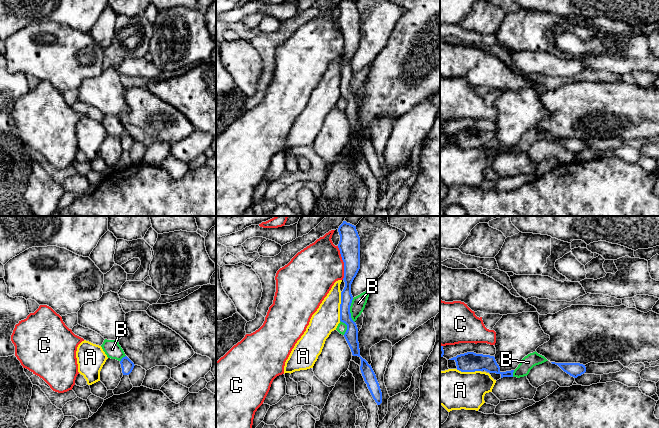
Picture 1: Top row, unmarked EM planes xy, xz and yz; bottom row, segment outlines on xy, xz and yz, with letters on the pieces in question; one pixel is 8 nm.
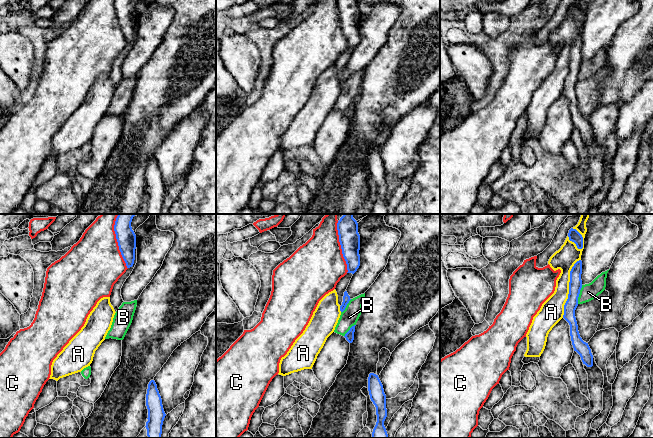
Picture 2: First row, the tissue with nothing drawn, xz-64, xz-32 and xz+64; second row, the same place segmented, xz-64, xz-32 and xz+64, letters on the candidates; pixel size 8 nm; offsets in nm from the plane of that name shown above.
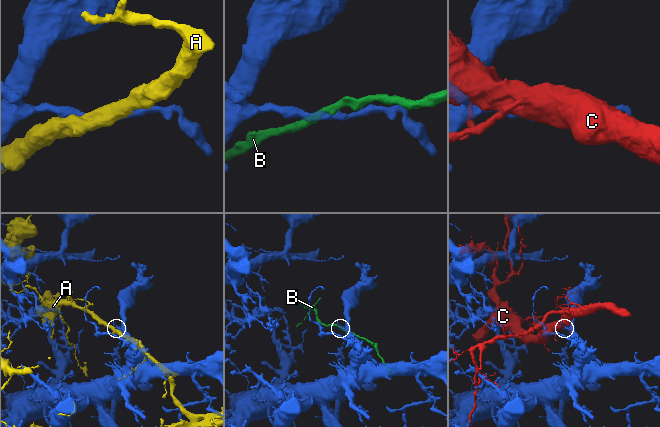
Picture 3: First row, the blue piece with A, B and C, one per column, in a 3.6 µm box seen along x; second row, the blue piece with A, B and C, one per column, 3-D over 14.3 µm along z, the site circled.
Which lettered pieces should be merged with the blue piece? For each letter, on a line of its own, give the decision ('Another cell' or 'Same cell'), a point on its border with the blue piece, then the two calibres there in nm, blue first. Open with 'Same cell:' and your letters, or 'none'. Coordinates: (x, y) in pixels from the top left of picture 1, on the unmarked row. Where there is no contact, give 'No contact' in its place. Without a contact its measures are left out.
Same cell: B
A: Another cell. Touches blue at xz (340, 82). Thickness 110 nm (blue) against 200 nm
B: Same cell. Touches blue at xz (349, 86). Thickness 110 nm (blue) against 110 nm
C: Another cell. Touches blue at xz (344, 39). Thickness 180 nm (blue) against 380 nm

